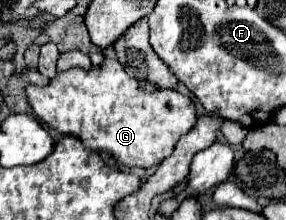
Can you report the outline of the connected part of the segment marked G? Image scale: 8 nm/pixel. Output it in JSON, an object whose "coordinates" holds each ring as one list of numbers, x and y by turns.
{"coordinates":[[107,56,101,68,95,68,95,66,91,70,71,68,67,72,59,72,49,86,29,86,27,98,39,120,43,120,49,128,61,134,73,134,81,138,85,148,107,150,111,152,111,156,117,158,117,162,125,166,155,168,161,160,165,160,173,152,177,140,189,130,193,130,193,126,197,124,197,110,191,96,185,96,177,90,145,92,137,84,139,82,123,70,117,58]]}

